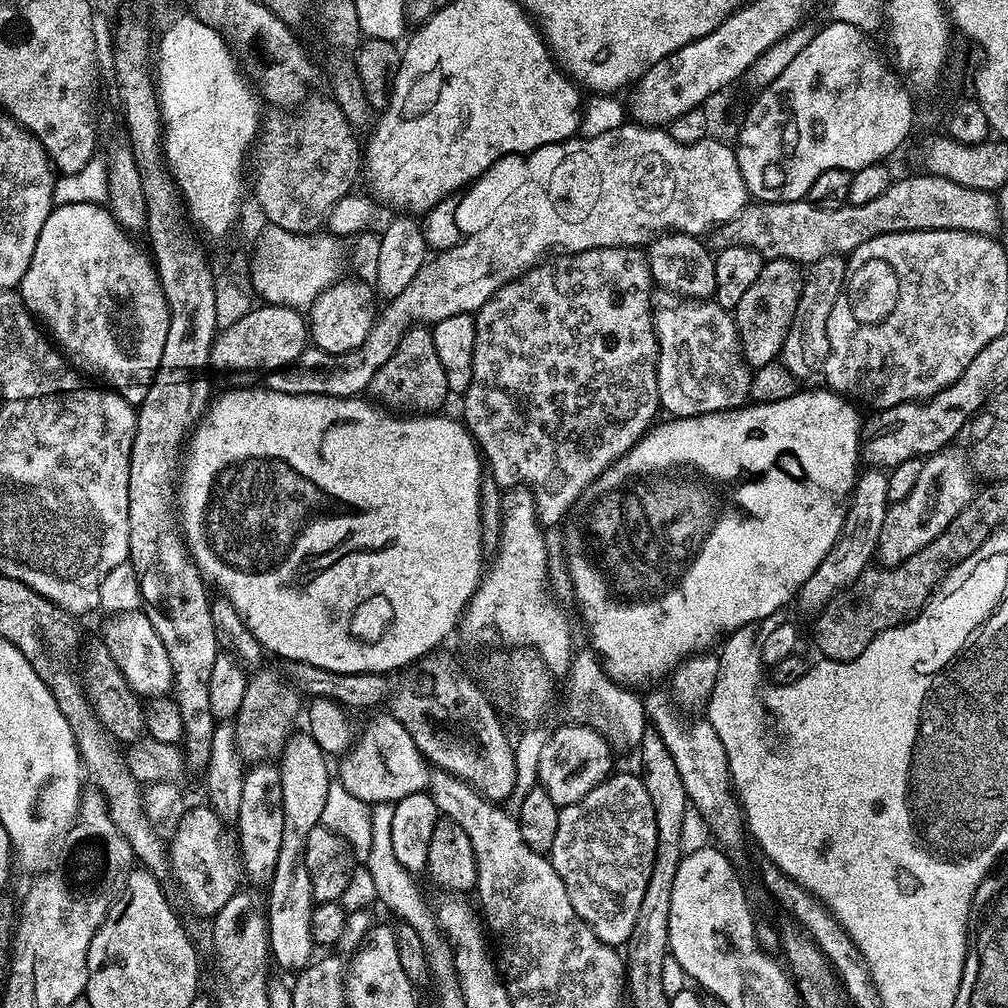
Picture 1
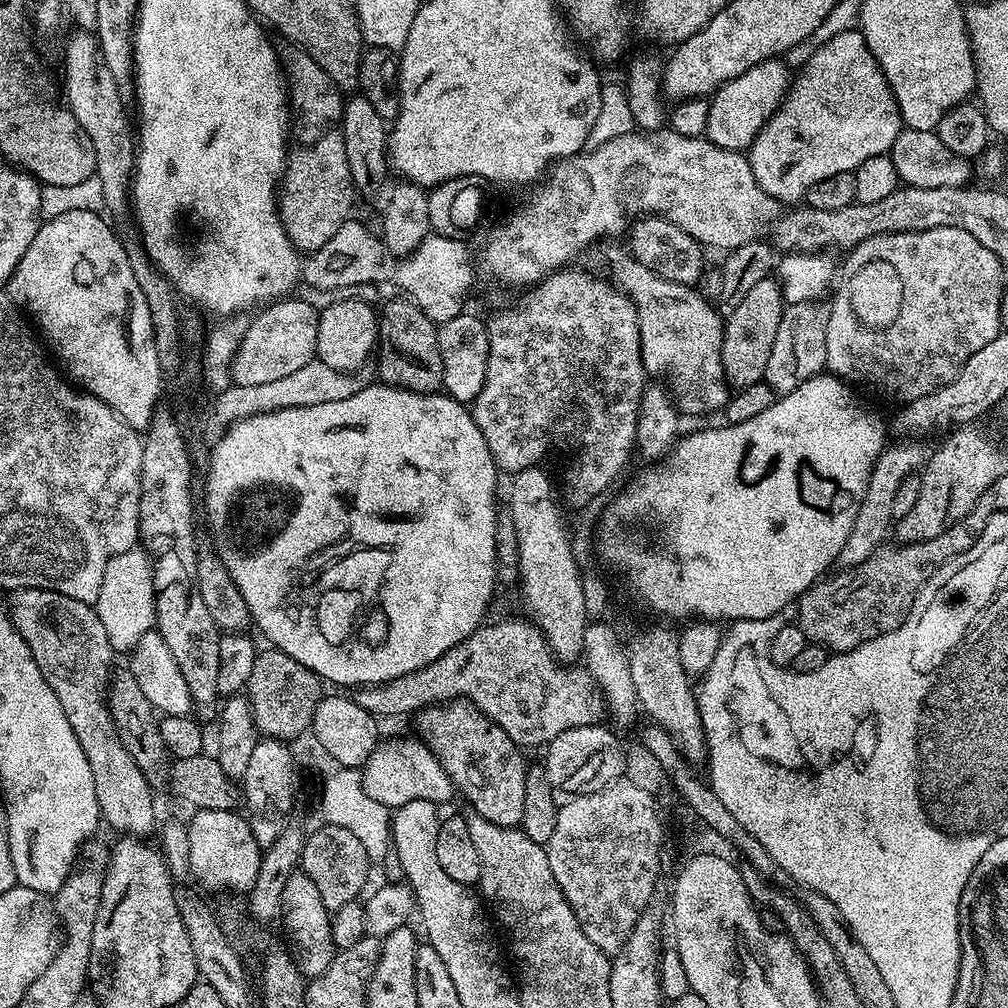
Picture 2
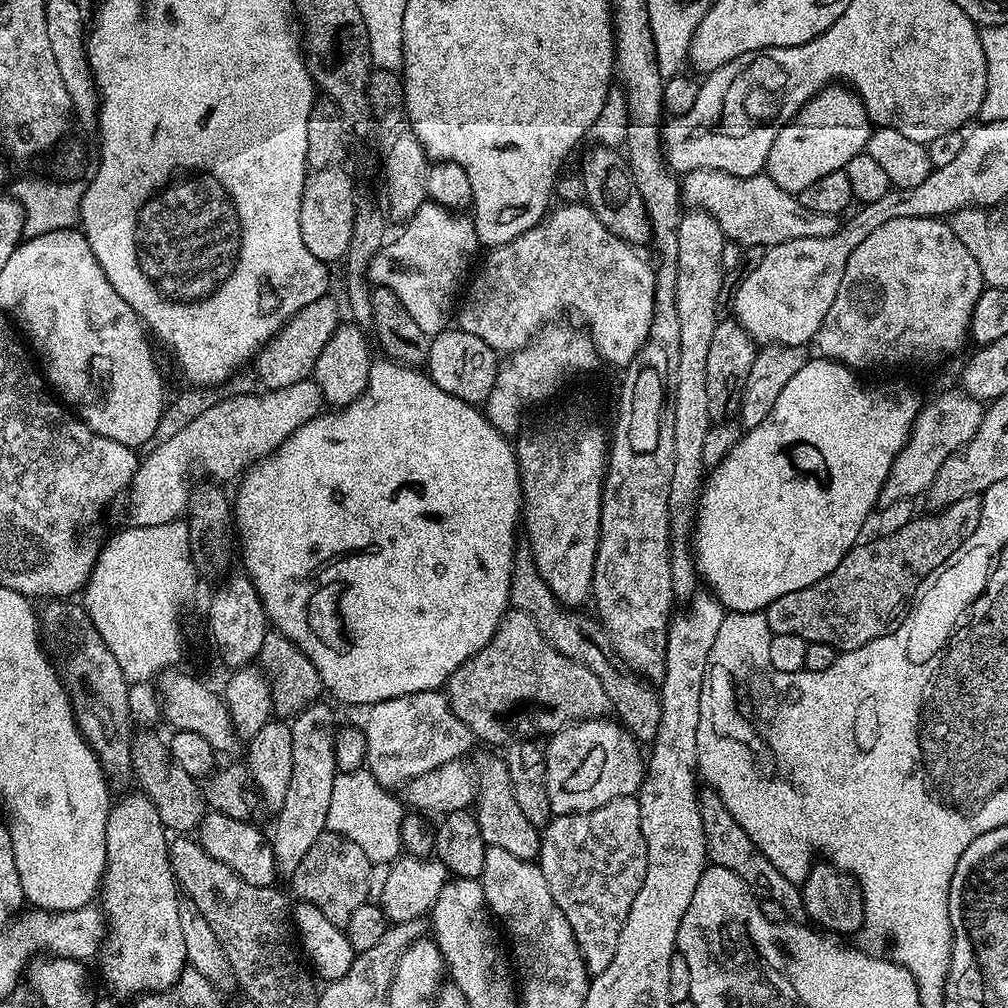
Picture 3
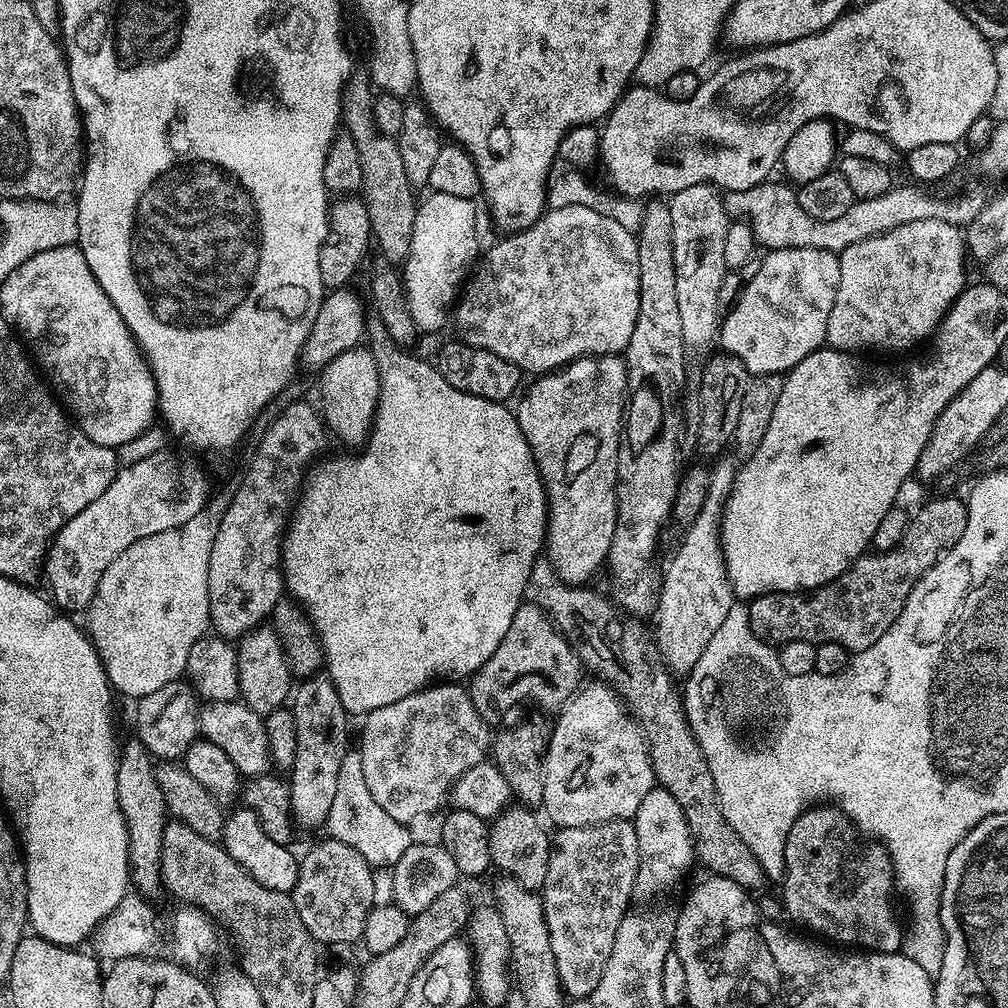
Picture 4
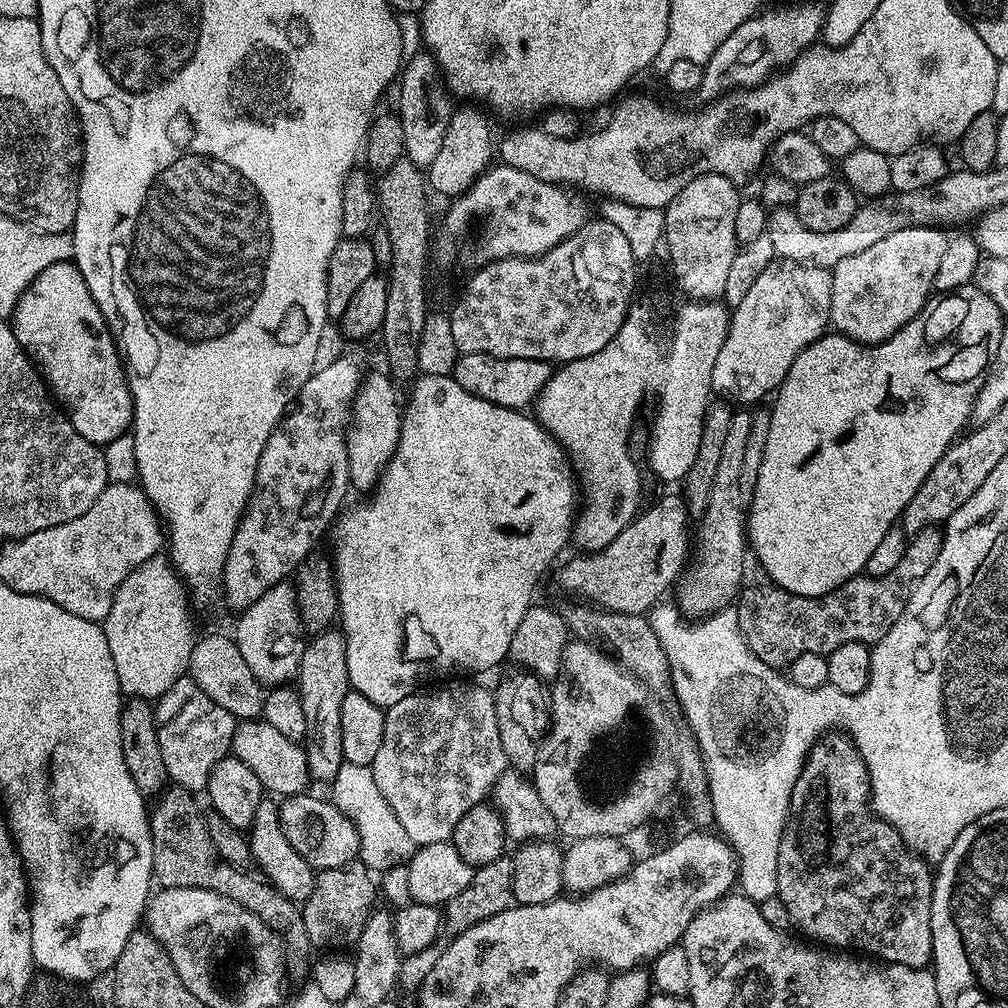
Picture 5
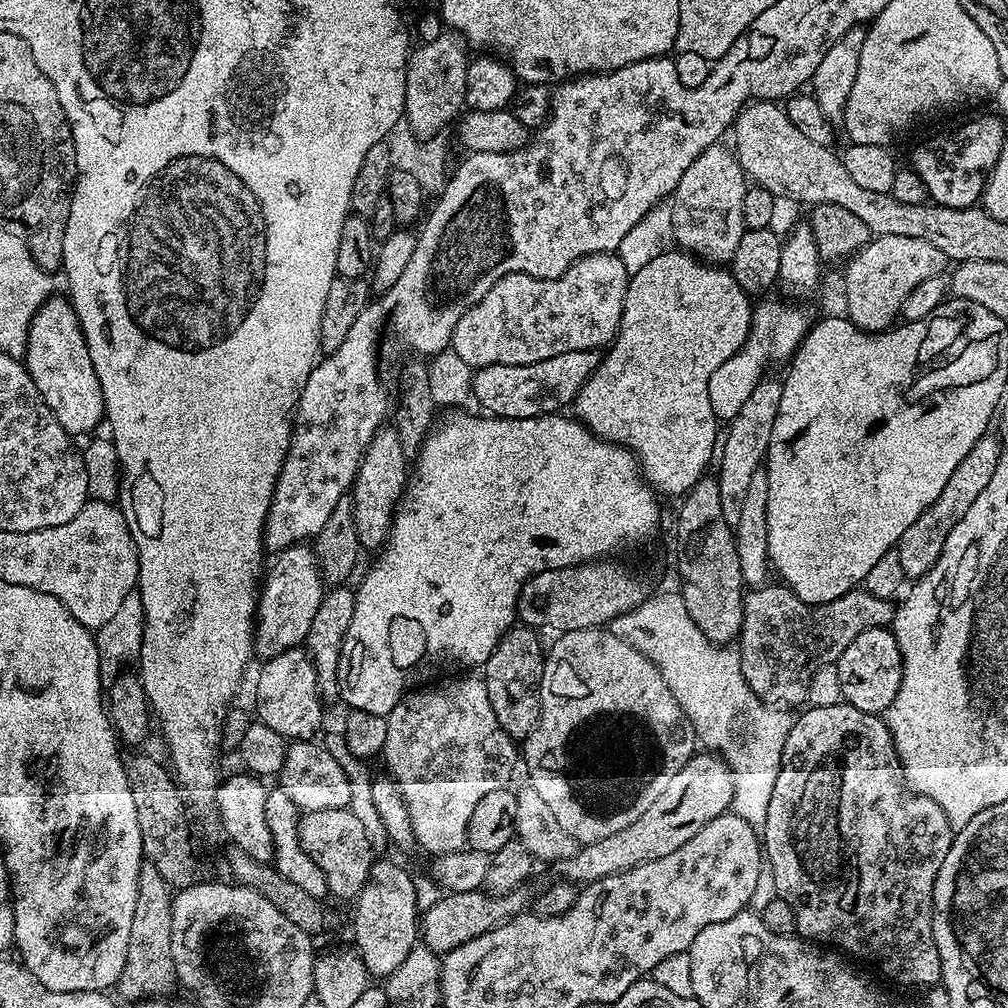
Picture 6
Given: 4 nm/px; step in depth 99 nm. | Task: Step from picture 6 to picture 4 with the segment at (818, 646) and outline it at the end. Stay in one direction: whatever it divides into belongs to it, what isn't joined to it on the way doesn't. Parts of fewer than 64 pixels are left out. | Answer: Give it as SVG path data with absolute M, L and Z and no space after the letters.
M940 496L929 504L924 504L909 519L906 534L902 534L902 542L888 552L873 551L857 558L837 580L831 580L820 588L806 592L767 592L761 596L751 597L747 601L750 614L750 626L759 640L770 645L779 646L786 642L810 642L825 644L834 642L855 654L864 648L874 646L886 630L898 618L900 611L906 606L906 598L910 598L910 590L935 566L940 559L956 545L958 538L966 530L968 521L968 505L956 496Z

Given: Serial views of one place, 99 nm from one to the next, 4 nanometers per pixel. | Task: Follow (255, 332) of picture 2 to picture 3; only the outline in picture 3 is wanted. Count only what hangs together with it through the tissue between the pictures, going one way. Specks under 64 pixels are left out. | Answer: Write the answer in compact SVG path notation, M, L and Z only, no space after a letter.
M325 294L322 298L310 302L310 306L302 306L302 310L298 310L298 314L288 319L280 333L263 345L254 357L256 376L264 383L263 387L271 390L294 386L294 382L309 379L316 371L318 354L326 350L326 342L330 342L341 323L340 308L331 300L331 295Z

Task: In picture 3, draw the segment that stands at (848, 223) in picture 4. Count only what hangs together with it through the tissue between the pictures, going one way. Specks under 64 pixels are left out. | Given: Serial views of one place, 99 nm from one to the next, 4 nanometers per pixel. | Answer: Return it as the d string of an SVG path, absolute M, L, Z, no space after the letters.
M699 168L683 177L682 200L685 205L709 212L724 231L725 237L740 246L771 246L790 242L794 238L826 238L833 236L842 225L835 216L818 214L818 210L802 206L799 195L787 192L767 174L735 176Z

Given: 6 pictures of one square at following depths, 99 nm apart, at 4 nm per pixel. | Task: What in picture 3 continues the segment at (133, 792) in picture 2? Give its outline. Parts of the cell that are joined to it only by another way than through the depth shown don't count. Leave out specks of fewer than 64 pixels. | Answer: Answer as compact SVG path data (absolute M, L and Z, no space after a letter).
M56 598L39 613L38 619L47 643L60 651L64 659L62 679L72 697L72 707L76 714L76 724L84 740L91 744L98 758L104 777L113 789L127 789L132 784L132 728L134 721L130 708L128 690L130 681L123 676L122 668L110 652L102 635L95 629L83 603L71 604L68 598Z

